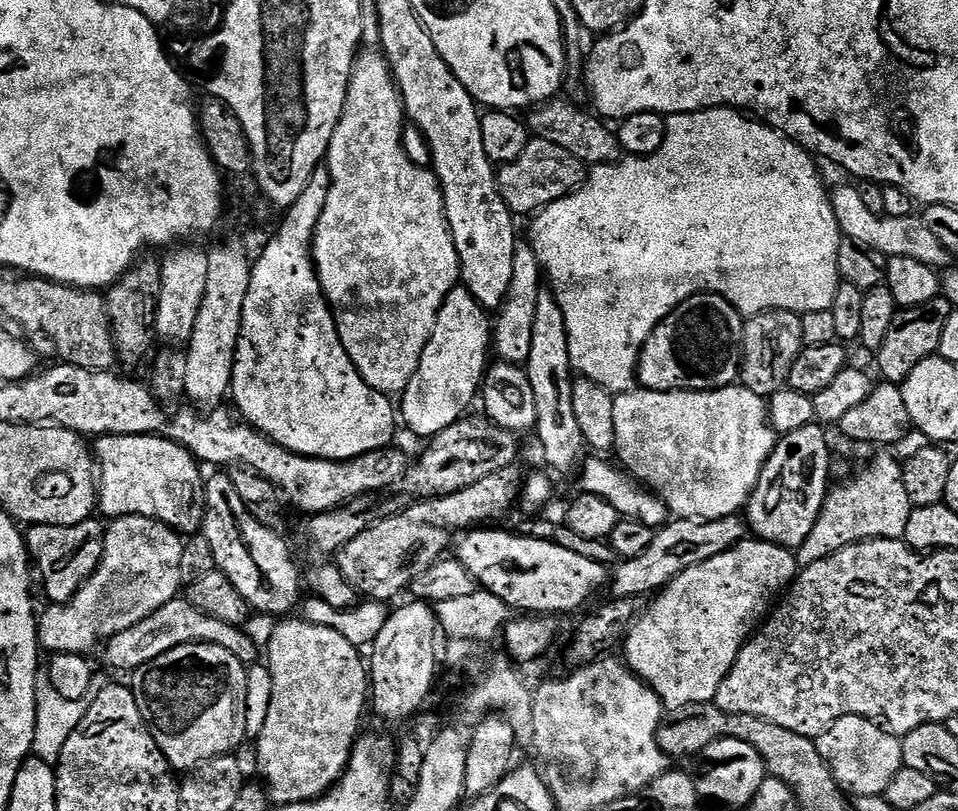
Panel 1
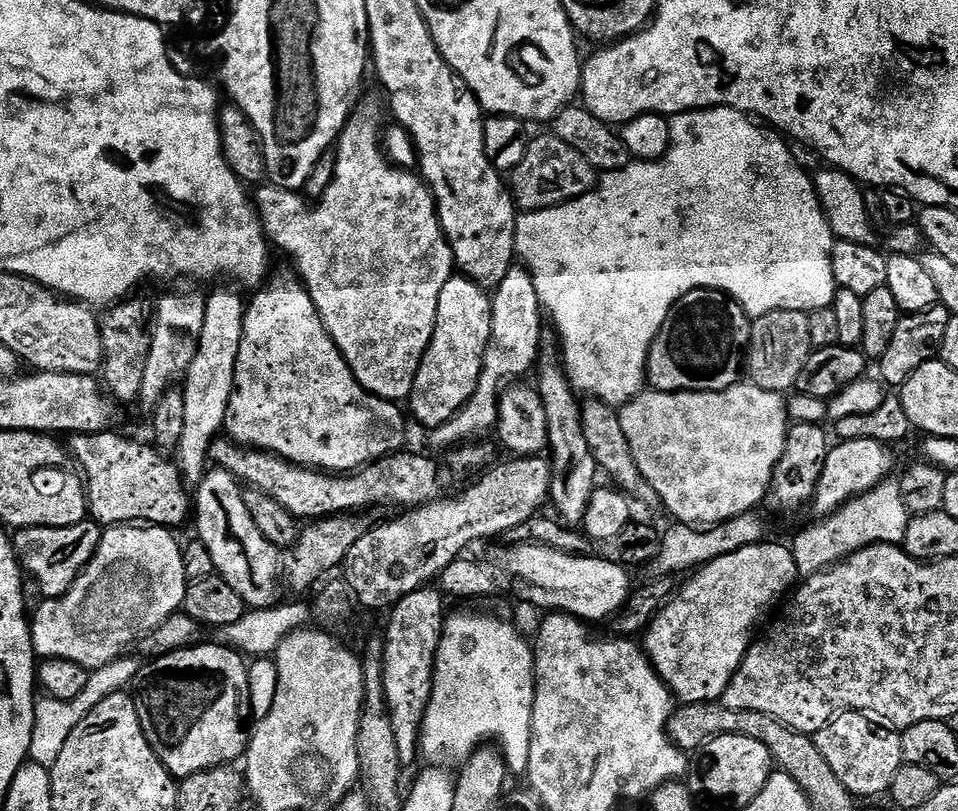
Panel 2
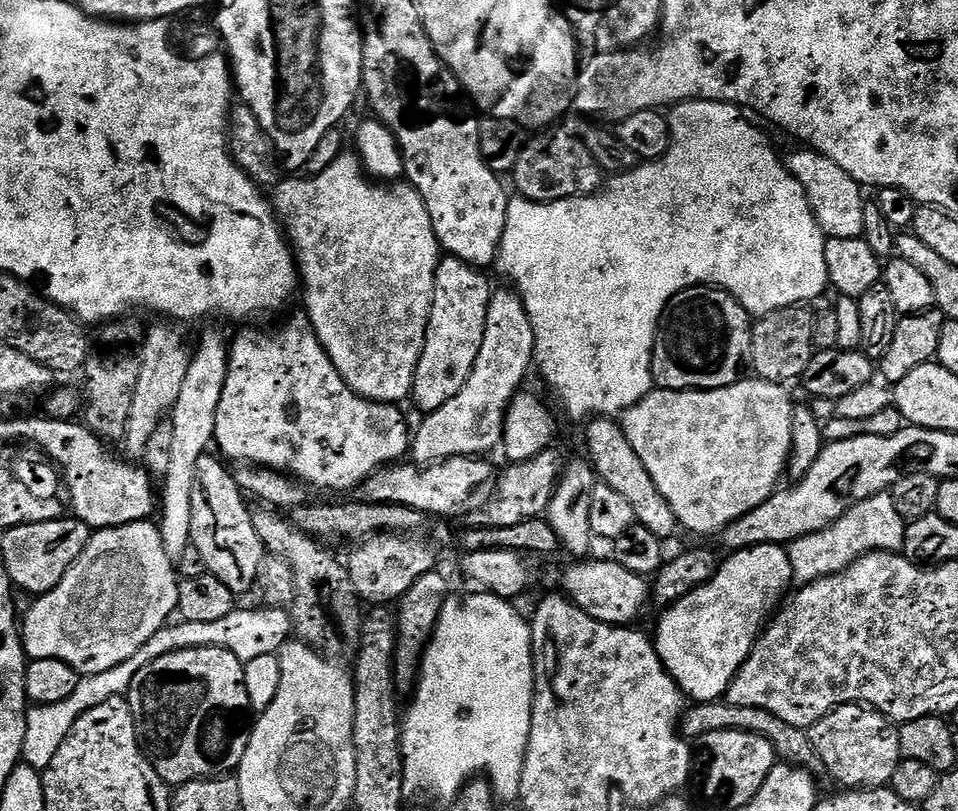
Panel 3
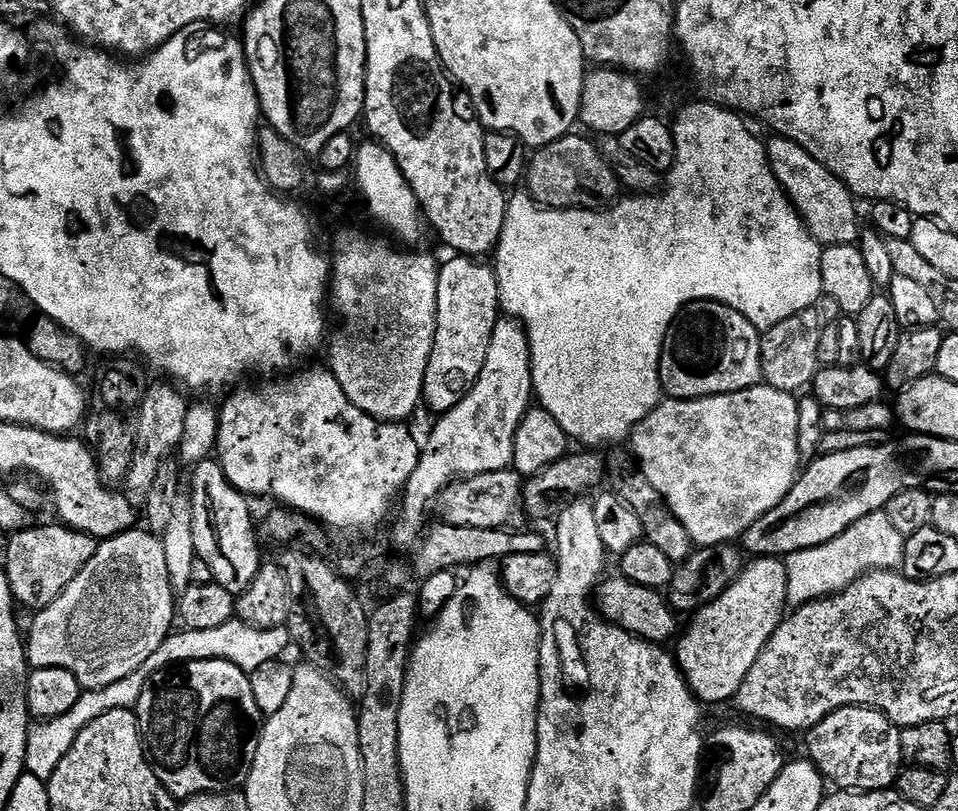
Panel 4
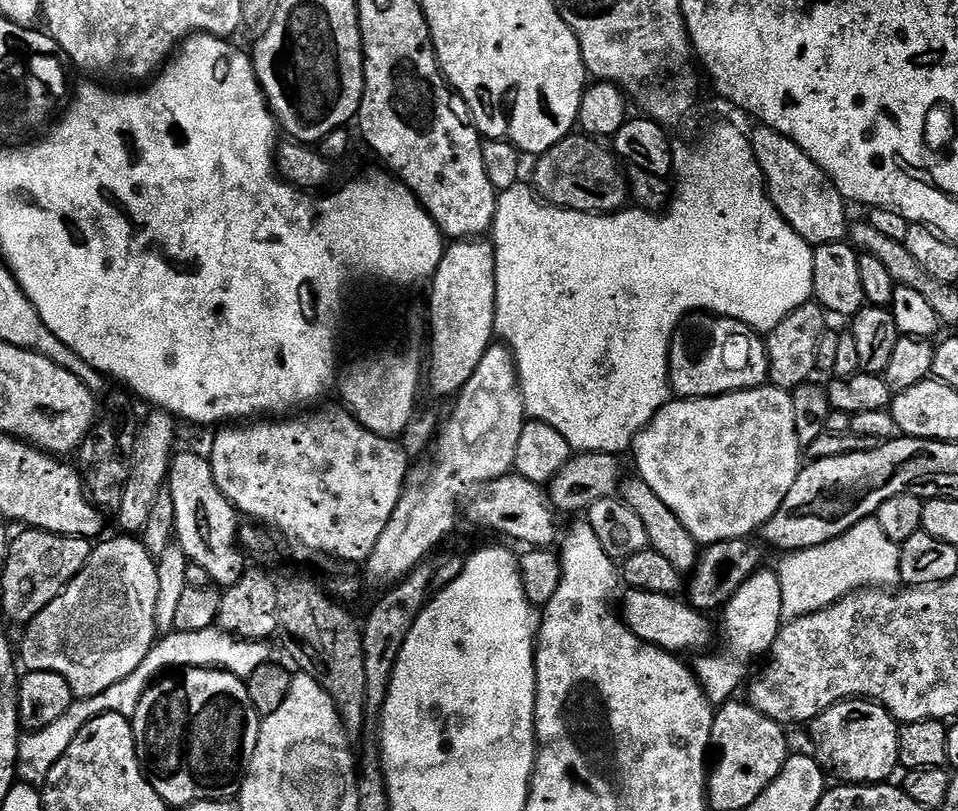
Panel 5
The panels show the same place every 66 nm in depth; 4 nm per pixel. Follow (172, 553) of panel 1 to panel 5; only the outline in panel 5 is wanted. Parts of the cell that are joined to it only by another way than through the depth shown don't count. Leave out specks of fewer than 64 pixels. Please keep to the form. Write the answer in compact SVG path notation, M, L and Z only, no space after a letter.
M119 535L120 536L114 537L113 540L101 539L99 541L101 544L99 545L97 543L95 547L93 547L92 557L86 562L84 569L82 569L71 582L63 585L62 591L58 594L58 598L54 598L54 602L50 602L34 619L31 620L31 622L28 623L23 629L24 641L22 641L21 644L18 644L18 660L27 671L62 674L62 678L66 678L66 682L70 686L73 697L82 700L88 700L91 696L102 694L106 690L110 690L110 686L122 682L122 678L134 674L134 670L138 670L138 666L142 666L142 658L146 658L146 654L150 654L152 645L155 644L158 639L155 620L159 590L157 557L150 555L142 540L135 535Z

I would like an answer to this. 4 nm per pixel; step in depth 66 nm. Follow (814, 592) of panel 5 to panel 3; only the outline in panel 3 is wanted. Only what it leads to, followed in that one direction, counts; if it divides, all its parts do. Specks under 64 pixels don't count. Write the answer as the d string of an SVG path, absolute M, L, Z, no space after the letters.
M881 494L858 502L828 528L787 545L792 579L800 586L813 584L816 580L824 580L828 576L845 572L856 560L872 552L899 553L904 547L905 527L906 522L898 514L892 495Z

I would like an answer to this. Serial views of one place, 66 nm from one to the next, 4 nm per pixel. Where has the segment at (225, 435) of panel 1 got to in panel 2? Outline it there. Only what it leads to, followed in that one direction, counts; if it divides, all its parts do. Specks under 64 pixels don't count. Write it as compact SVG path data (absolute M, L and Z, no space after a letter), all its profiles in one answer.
M220 438L209 446L208 460L215 467L229 472L241 485L257 488L262 494L274 498L274 502L297 521L311 522L324 517L356 514L359 508L376 508L379 504L405 504L403 507L411 510L437 499L441 495L440 472L435 462L416 452L404 451L397 450L355 472L333 474L292 464L273 452L249 448L231 438Z

